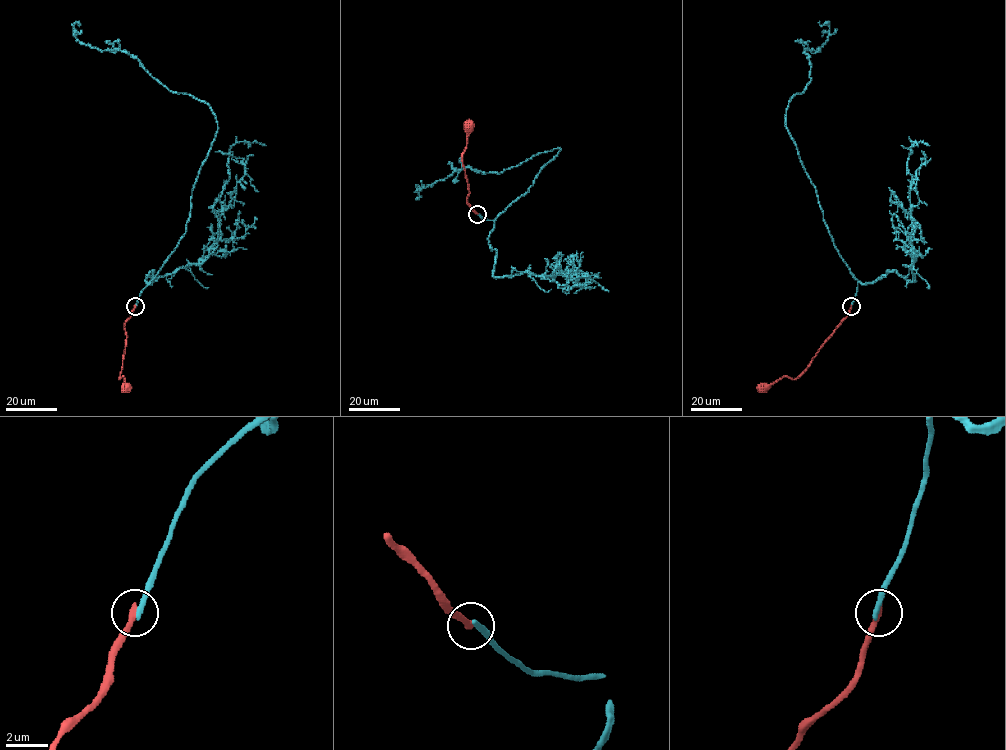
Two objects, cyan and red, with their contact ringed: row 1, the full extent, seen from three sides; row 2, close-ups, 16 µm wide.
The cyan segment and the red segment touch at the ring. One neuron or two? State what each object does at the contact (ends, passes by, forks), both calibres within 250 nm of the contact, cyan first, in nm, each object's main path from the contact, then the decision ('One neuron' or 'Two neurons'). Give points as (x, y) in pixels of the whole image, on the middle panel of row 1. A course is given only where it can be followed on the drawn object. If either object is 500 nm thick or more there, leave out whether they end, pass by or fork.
At the ring cyan ends. At the ring red ends. Thickness 280 nm (cyan) against 320 nm. Course of cyan: (477, 214), (494, 220), (528, 191), (559, 147), (500, 173), (465, 167), (415, 191), (420, 181). Course of red: (477, 214), (467, 202), (469, 191), (462, 161), (468, 127). Two neurons

